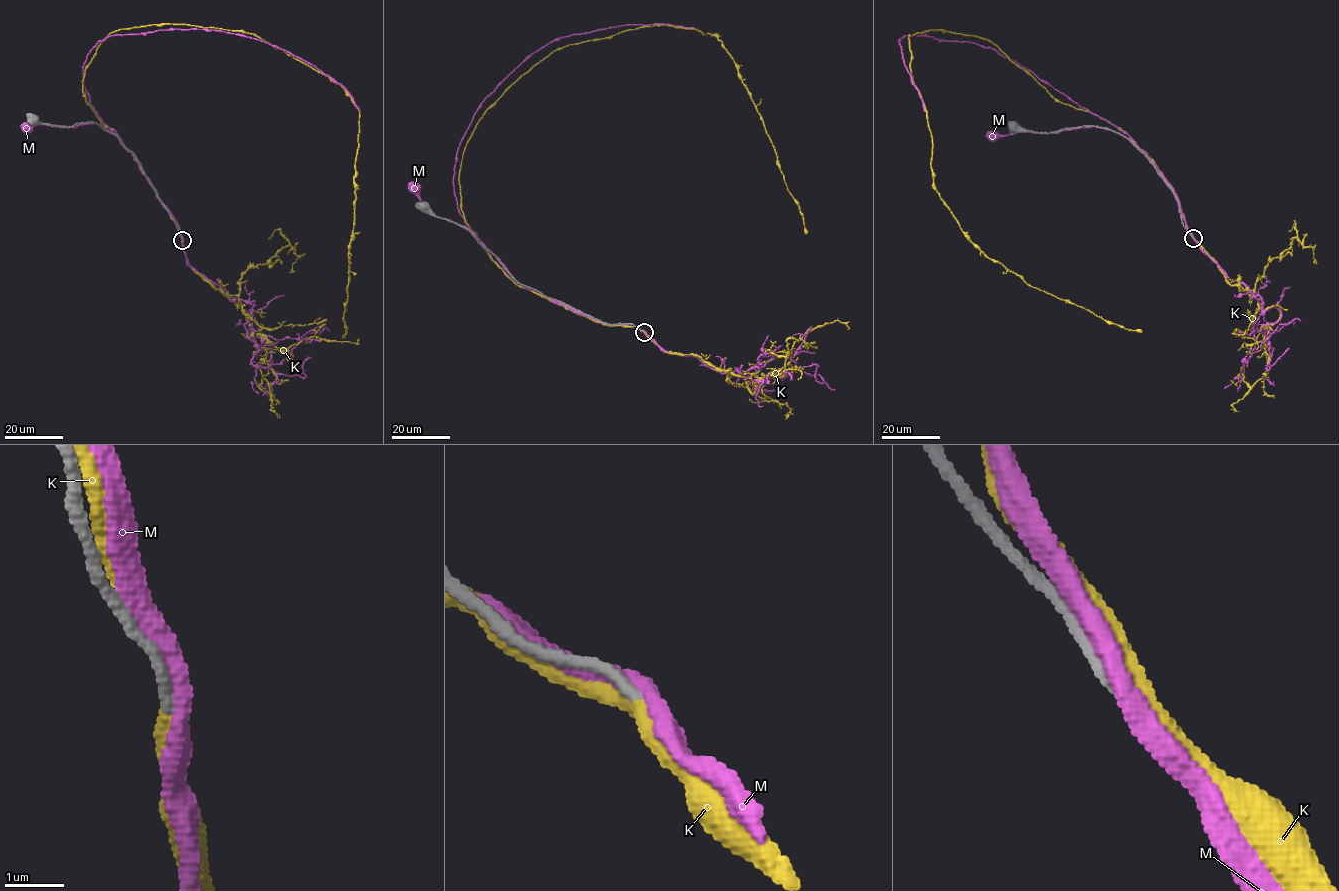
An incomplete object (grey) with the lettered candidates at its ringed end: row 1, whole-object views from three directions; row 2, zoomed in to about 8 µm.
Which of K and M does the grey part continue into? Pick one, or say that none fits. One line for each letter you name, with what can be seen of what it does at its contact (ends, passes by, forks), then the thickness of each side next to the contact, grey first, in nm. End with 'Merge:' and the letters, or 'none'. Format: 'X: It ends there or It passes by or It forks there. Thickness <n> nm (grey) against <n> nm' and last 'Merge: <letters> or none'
K: It passes by. Thickness 240 nm (grey) against 300 nm
Merge: K

